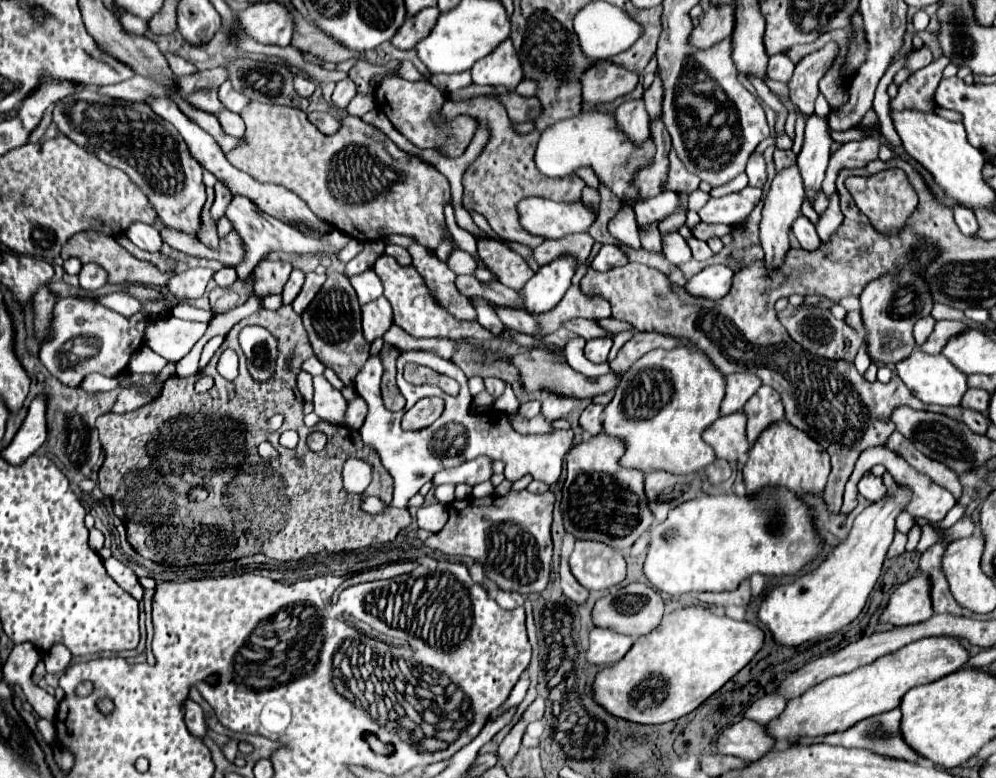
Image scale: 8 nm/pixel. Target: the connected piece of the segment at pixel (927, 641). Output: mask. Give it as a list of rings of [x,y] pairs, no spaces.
[[[924,637],[904,645],[898,651],[882,655],[880,659],[862,665],[850,673],[830,677],[802,697],[790,699],[780,717],[766,723],[766,733],[774,741],[796,745],[802,737],[822,737],[838,731],[846,731],[862,719],[892,711],[900,705],[906,691],[916,685],[932,683],[952,671],[958,671],[968,661],[968,651],[954,637]]]

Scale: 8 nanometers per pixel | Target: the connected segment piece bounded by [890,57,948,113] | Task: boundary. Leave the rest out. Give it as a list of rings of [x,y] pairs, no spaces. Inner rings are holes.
[[[946,57],[934,59],[928,67],[912,73],[898,89],[898,95],[890,101],[892,111],[916,109],[922,113],[934,113],[936,109],[936,87],[942,79],[942,71],[948,65]]]

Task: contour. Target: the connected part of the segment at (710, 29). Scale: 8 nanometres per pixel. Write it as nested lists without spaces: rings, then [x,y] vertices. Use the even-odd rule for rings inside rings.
[[[710,7],[700,23],[692,29],[688,43],[696,49],[710,49],[714,43],[726,39],[734,29],[734,7],[726,7],[726,11],[718,11],[718,7]]]

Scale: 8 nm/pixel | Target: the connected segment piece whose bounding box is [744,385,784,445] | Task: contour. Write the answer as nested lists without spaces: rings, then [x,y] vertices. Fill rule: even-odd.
[[[762,385],[750,401],[746,401],[744,413],[748,417],[748,425],[746,425],[746,433],[748,433],[748,443],[752,445],[756,441],[756,437],[774,421],[780,421],[784,417],[784,405],[780,395],[768,387]]]

